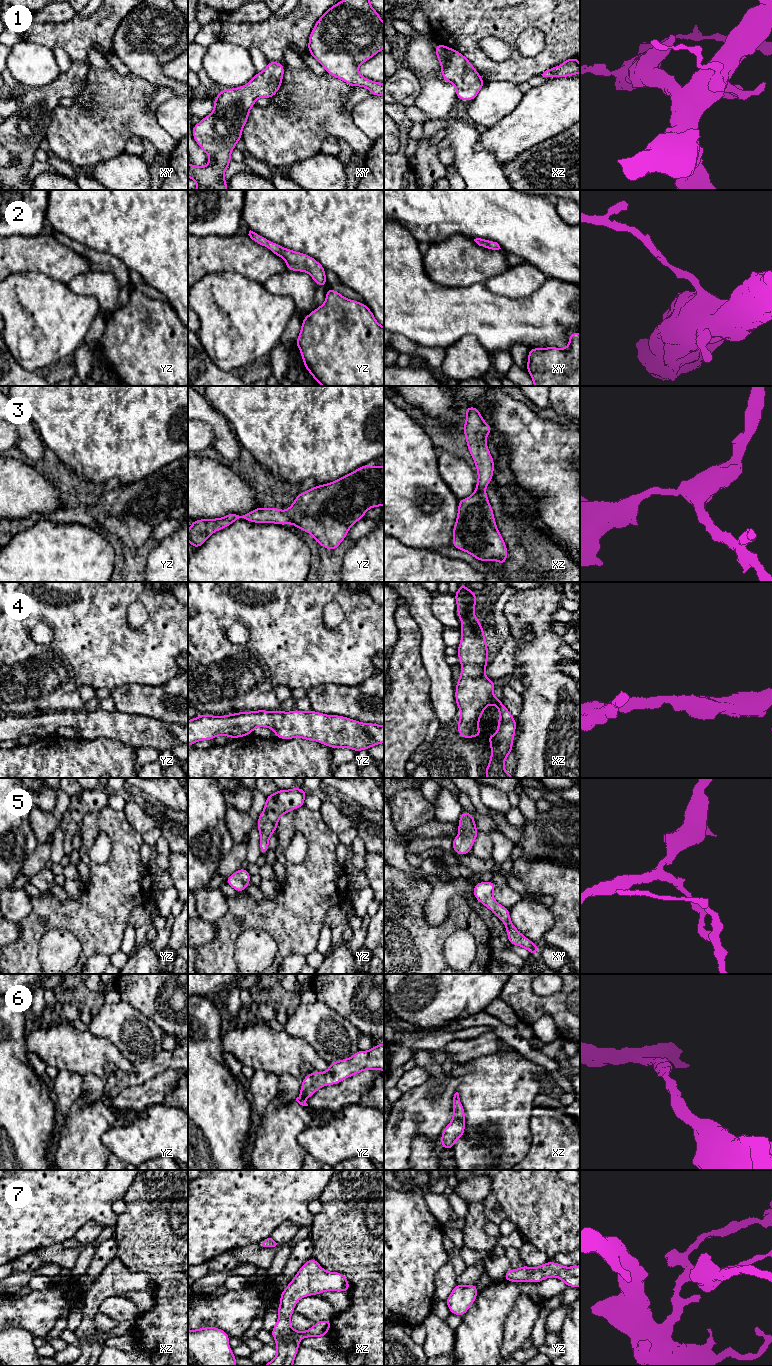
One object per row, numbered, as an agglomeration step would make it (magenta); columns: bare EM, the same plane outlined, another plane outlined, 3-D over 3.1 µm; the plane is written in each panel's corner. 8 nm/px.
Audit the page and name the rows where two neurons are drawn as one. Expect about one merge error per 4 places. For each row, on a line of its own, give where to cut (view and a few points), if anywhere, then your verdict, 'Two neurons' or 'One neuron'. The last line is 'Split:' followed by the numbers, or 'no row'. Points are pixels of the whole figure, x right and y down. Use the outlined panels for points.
1: No split. One neuron
2: No split. One neuron
3: No split. One neuron
4: No split. One neuron
5: No split. One neuron
6: No split. One neuron
7: No split. One neuron
Split: no row

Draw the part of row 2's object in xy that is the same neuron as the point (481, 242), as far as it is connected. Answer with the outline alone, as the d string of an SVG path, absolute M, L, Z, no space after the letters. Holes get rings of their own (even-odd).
M476 238L474 241L481 247L484 247L485 249L492 249L492 250L499 250L501 249L499 244L492 240L485 240L481 238Z

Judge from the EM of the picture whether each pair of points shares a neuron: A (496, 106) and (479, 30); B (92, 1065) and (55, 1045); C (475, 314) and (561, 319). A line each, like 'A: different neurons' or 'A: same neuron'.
A: different neurons
B: same neuron
C: same neuron

